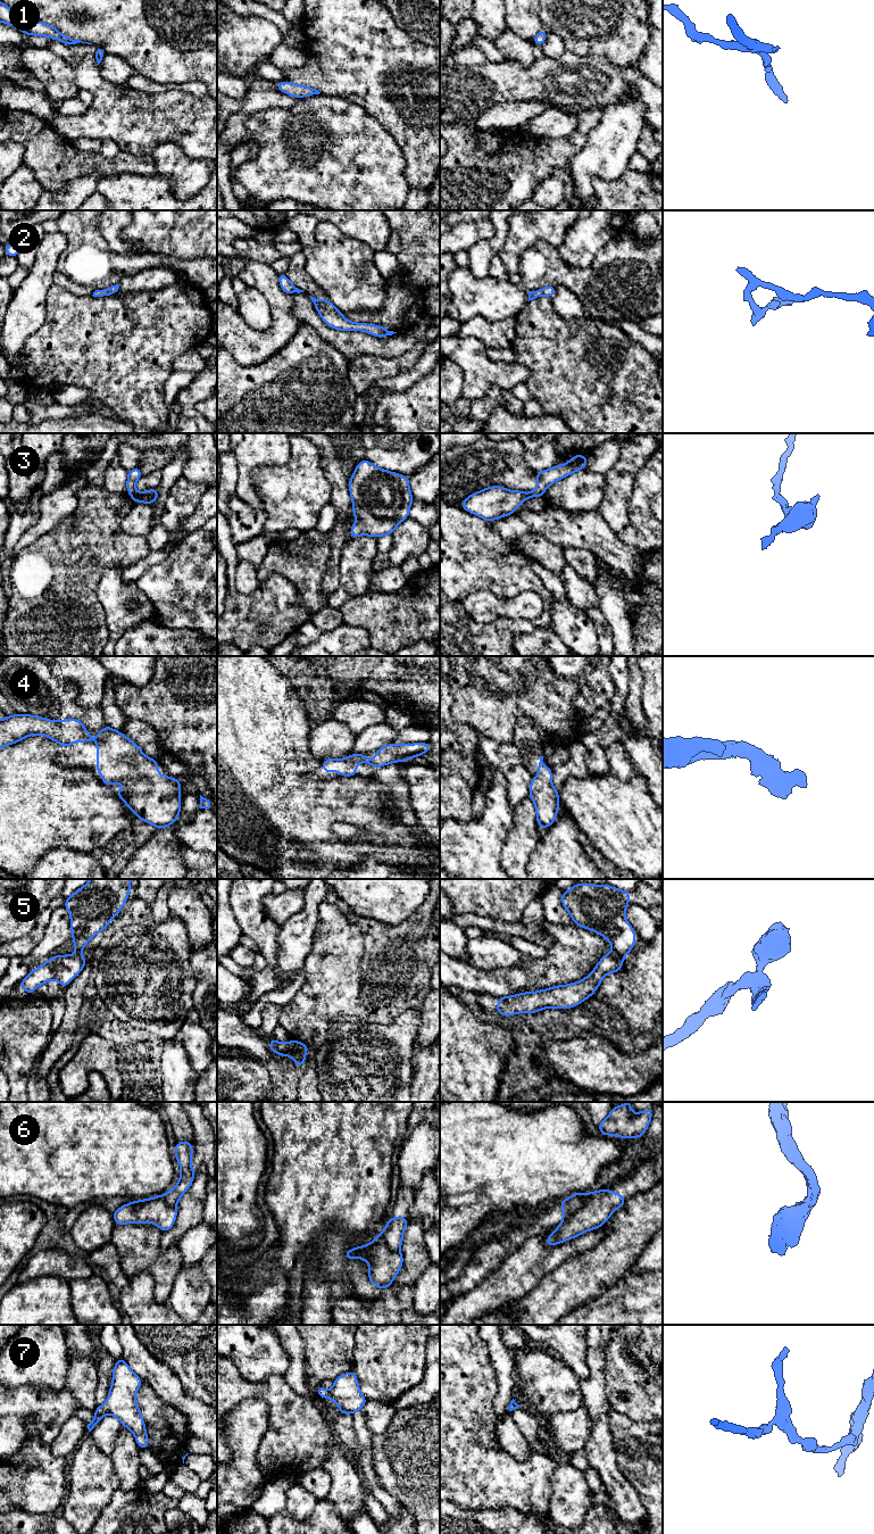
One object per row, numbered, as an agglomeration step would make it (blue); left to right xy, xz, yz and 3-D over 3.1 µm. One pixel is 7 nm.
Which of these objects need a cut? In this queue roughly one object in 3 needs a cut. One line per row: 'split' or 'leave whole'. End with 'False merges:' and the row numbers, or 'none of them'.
1: leave whole
2: leave whole
3: leave whole
4: leave whole
5: split
6: split
7: leave whole
False merges: 5, 6

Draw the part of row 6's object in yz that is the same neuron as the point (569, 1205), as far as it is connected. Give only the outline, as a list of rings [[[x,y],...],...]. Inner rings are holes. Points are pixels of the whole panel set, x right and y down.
[[[574,1193],[568,1199],[560,1201],[558,1204],[564,1210],[561,1220],[565,1220],[568,1214],[575,1213],[581,1209],[590,1197],[590,1194],[591,1193]]]

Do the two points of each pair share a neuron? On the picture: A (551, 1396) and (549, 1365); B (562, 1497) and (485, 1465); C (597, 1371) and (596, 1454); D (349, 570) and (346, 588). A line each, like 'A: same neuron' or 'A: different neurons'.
A: same neuron
B: different neurons
C: same neuron
D: same neuron

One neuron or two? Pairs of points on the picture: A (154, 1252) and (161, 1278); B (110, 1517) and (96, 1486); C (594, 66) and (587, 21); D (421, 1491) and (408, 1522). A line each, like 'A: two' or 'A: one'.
A: one
B: two
C: two
D: two

